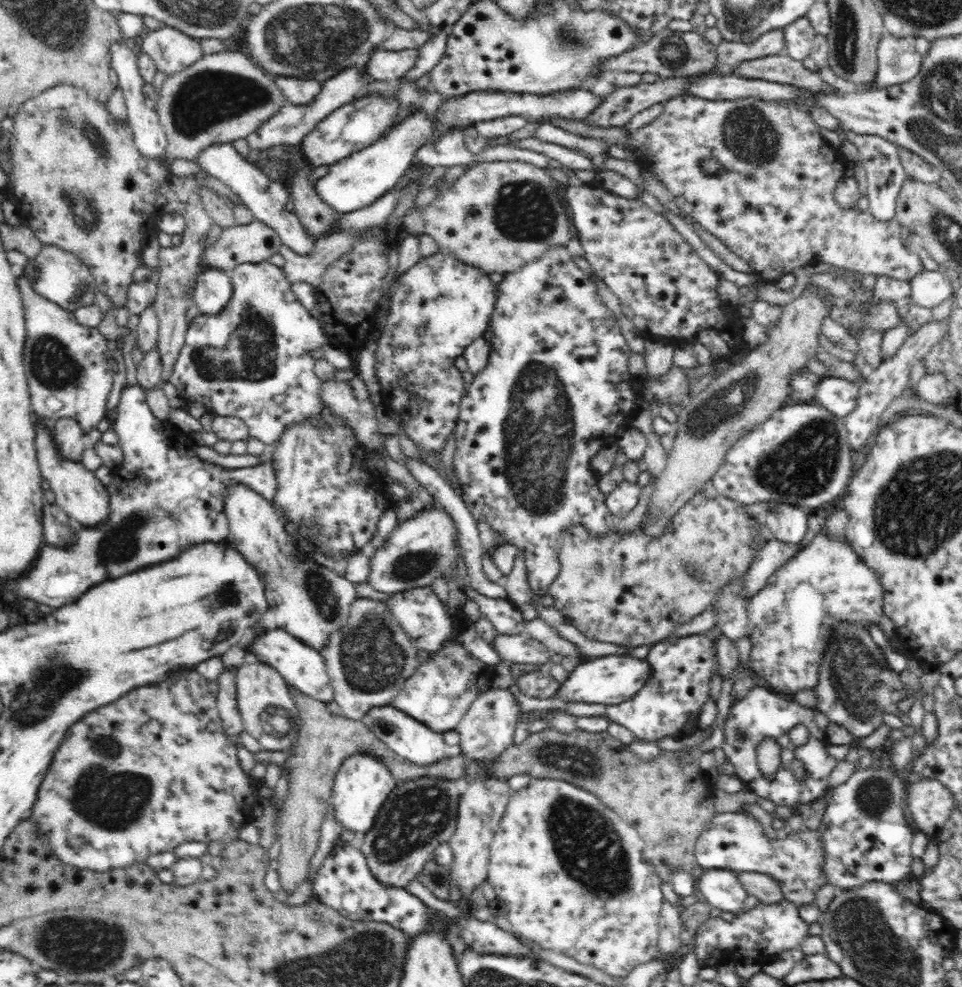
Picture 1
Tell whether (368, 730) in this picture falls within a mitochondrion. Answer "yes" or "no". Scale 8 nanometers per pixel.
no

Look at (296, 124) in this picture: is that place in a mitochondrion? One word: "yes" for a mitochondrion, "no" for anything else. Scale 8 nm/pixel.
no

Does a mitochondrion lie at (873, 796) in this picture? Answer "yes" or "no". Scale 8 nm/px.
yes

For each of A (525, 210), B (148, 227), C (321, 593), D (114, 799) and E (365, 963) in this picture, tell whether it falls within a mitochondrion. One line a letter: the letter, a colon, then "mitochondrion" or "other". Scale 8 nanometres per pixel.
A: mitochondrion
B: other
C: mitochondrion
D: mitochondrion
E: mitochondrion

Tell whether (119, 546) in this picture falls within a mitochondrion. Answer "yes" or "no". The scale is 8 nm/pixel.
yes

